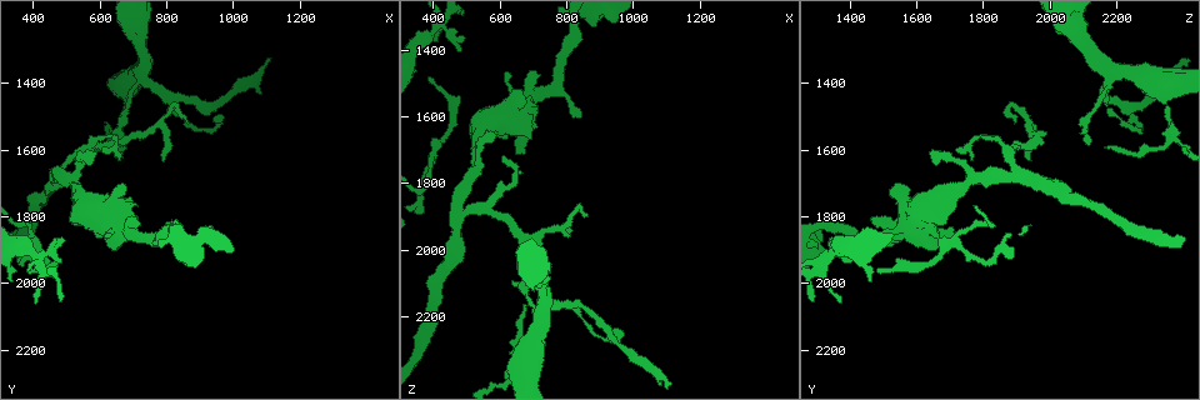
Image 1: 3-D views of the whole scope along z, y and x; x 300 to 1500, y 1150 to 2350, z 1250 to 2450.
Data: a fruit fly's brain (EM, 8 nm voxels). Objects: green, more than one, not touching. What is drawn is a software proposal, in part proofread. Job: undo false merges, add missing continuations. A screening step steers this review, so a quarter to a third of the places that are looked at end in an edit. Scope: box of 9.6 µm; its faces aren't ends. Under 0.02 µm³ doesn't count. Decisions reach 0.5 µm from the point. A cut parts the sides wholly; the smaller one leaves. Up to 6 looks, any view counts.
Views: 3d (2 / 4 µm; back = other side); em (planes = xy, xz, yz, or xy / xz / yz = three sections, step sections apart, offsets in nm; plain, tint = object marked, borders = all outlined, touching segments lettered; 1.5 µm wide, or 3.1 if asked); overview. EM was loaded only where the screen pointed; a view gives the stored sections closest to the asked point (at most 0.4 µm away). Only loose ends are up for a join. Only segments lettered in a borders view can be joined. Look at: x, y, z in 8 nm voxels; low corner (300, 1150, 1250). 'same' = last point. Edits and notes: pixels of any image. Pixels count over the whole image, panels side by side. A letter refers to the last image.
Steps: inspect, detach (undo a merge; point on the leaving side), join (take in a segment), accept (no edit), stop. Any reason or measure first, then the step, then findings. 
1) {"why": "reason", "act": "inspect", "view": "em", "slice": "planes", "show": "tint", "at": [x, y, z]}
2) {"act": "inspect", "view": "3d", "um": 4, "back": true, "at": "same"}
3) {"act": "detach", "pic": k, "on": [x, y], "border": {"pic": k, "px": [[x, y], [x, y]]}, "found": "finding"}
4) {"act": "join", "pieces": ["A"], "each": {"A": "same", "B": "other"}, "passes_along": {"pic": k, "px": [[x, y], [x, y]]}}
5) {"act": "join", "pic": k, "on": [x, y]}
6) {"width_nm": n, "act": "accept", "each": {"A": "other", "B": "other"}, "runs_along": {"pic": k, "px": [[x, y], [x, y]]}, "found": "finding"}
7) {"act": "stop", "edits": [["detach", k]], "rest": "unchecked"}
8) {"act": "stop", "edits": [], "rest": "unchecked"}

{"why": "thin end", "act": "inspect", "view": "3d", "um": 4, "at": [410, 2060, 1380]}

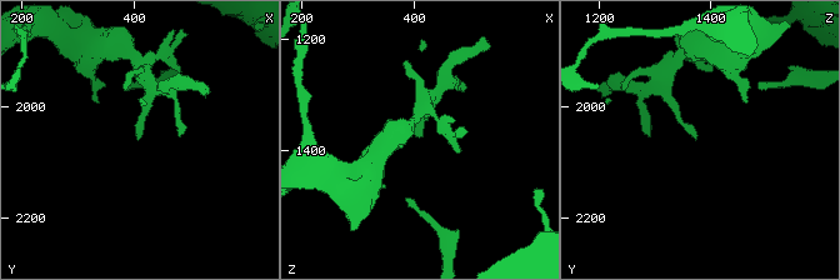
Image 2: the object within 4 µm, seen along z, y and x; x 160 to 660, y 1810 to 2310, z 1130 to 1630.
{"why": "shape alone is not enough", "act": "inspect", "view": "em", "slice": "planes", "show": "borders", "at": [405, 2055, 1370]}

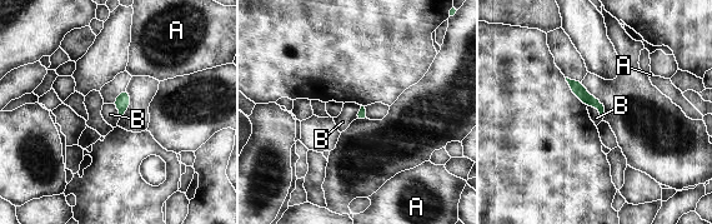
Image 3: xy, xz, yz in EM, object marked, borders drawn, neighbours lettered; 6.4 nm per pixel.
{"act": "accept", "each": {"A": "other", "B": "other"}, "runs_along": {"pic": 3, "px": [[572, 83], [601, 109]]}, "found": "none of them fits"}

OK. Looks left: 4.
{"why": "thin end", "act": "inspect", "view": "em", "slice": "planes", "show": "tint", "at": [790, 1630, 1940]}

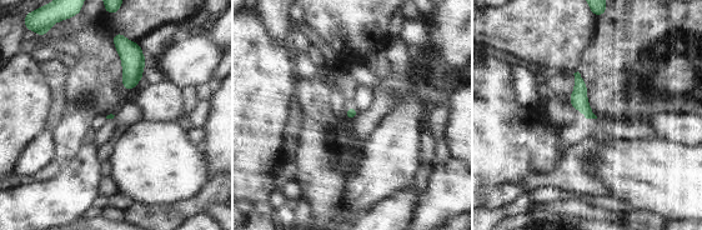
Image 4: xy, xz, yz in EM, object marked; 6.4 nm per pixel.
{"act": "inspect", "view": "em", "slice": "planes", "show": "borders", "at": "same"}

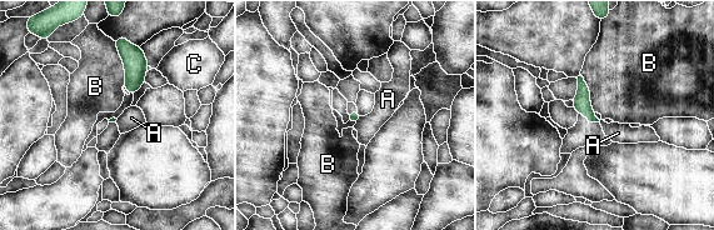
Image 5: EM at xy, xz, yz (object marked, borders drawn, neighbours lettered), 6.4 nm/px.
{"longest_contact_nm": ["B", 360], "act": "accept", "each": {"A": "other", "B": "other", "C": "other"}, "border": {"pic": 5, "px": [[362, 116], [356, 123]]}, "found": "none of them fits"}

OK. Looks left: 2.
{"act": "stop", "edits": [], "rest": "unchecked"}

